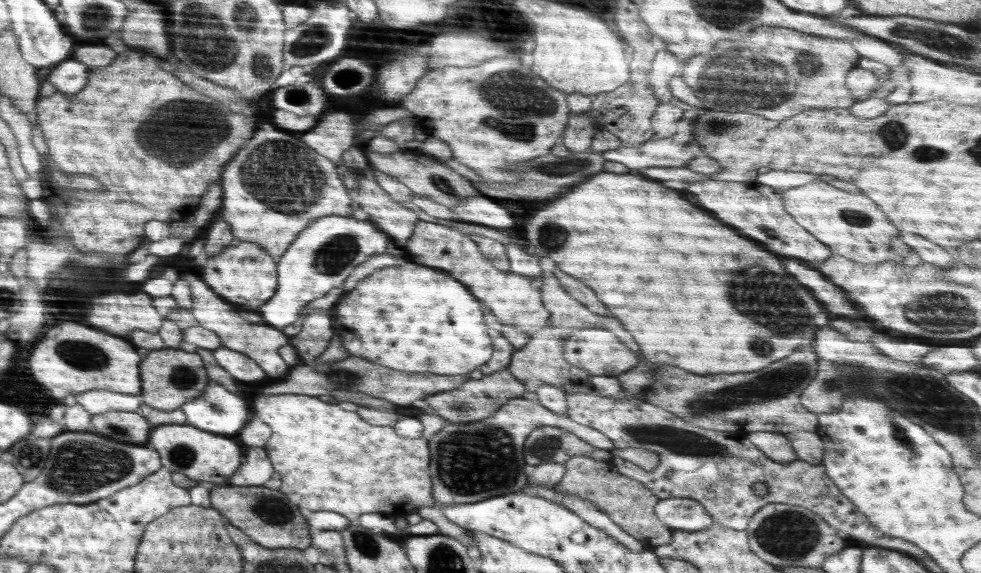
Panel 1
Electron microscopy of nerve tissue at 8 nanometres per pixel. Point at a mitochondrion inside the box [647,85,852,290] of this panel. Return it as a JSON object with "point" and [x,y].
{"point":[718,124]}

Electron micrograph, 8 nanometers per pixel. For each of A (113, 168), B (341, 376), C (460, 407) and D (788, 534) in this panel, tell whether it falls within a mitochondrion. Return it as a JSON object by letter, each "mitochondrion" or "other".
{"A":"other","B":"mitochondrion","C":"mitochondrion","D":"mitochondrion"}

